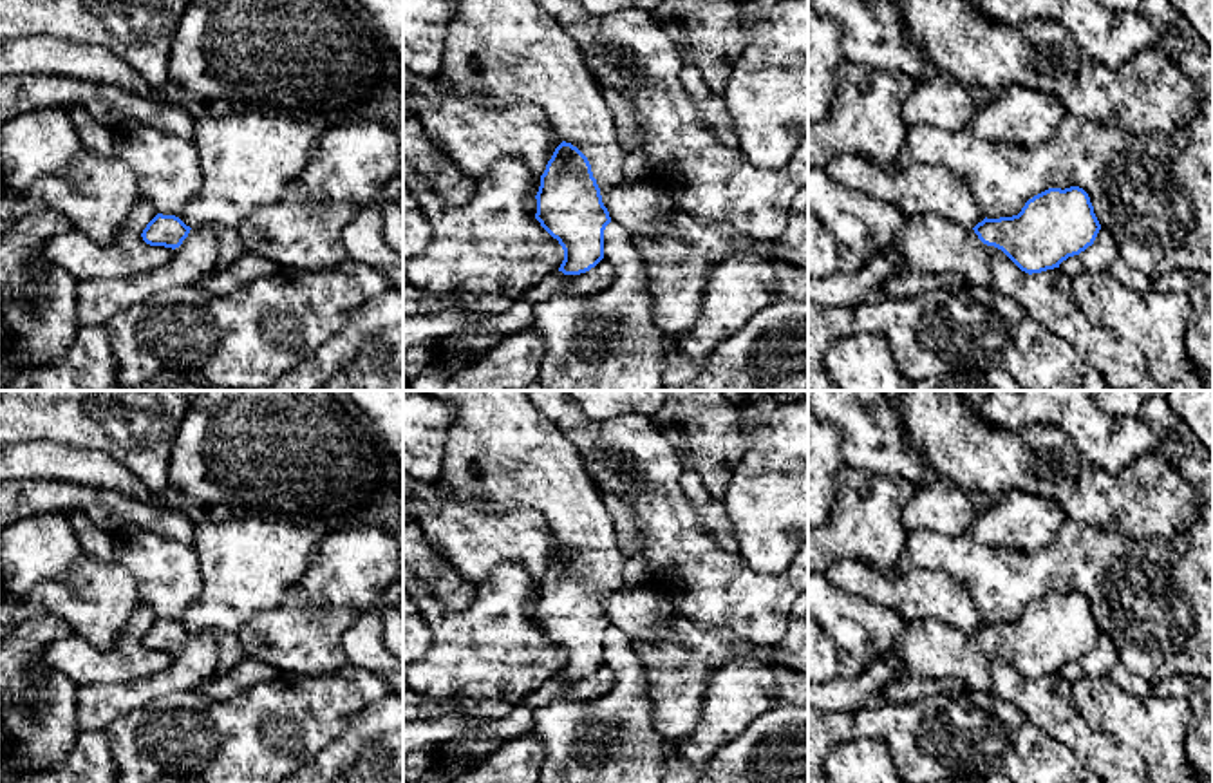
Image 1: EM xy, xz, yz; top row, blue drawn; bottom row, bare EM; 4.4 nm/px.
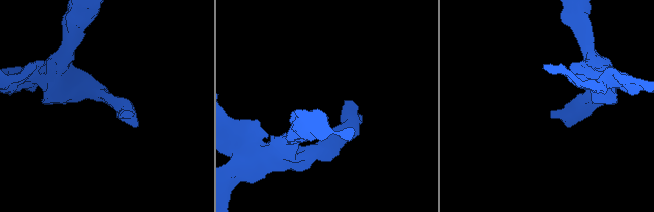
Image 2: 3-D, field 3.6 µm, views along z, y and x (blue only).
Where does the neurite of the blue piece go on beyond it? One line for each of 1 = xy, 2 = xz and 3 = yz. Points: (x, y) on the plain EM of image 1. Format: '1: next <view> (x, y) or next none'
1: next xy (98, 706)
2: next xz (501, 454)
3: next yz (933, 650)

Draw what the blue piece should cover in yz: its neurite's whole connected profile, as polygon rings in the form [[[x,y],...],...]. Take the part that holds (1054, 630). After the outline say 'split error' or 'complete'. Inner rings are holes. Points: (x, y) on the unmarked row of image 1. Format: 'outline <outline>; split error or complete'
outline [[[1048,593],[1029,604],[1018,620],[985,622],[973,635],[935,618],[913,620],[882,660],[897,660],[906,676],[956,680],[964,691],[989,691],[996,653],[1032,680],[1085,656],[1099,635],[1083,593]]]; split error

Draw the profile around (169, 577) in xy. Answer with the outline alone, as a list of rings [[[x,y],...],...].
[[[125,526],[114,533],[114,562],[136,577],[141,600],[157,618],[179,622],[201,595],[199,555],[177,539]]]

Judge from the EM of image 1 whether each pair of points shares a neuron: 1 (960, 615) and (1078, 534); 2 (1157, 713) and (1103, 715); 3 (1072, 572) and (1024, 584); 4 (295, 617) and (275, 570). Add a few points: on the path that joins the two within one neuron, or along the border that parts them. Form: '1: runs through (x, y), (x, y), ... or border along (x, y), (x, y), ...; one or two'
1: border along (949, 572), (966, 586), (986, 621); two
2: runs through (1145, 715), (1116, 715); one
3: runs through (1060, 572), (1036, 574); one
4: border along (310, 557), (306, 572), (282, 601), (250, 617); two

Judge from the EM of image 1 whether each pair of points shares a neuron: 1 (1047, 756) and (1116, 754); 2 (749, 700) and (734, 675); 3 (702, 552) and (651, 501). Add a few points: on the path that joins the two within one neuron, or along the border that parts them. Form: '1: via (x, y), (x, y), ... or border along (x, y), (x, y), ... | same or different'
1: border along (1040, 731), (1060, 740), (1081, 764) | different
2: via (743, 695), (736, 680) | same
3: via (689, 539), (664, 514) | same

